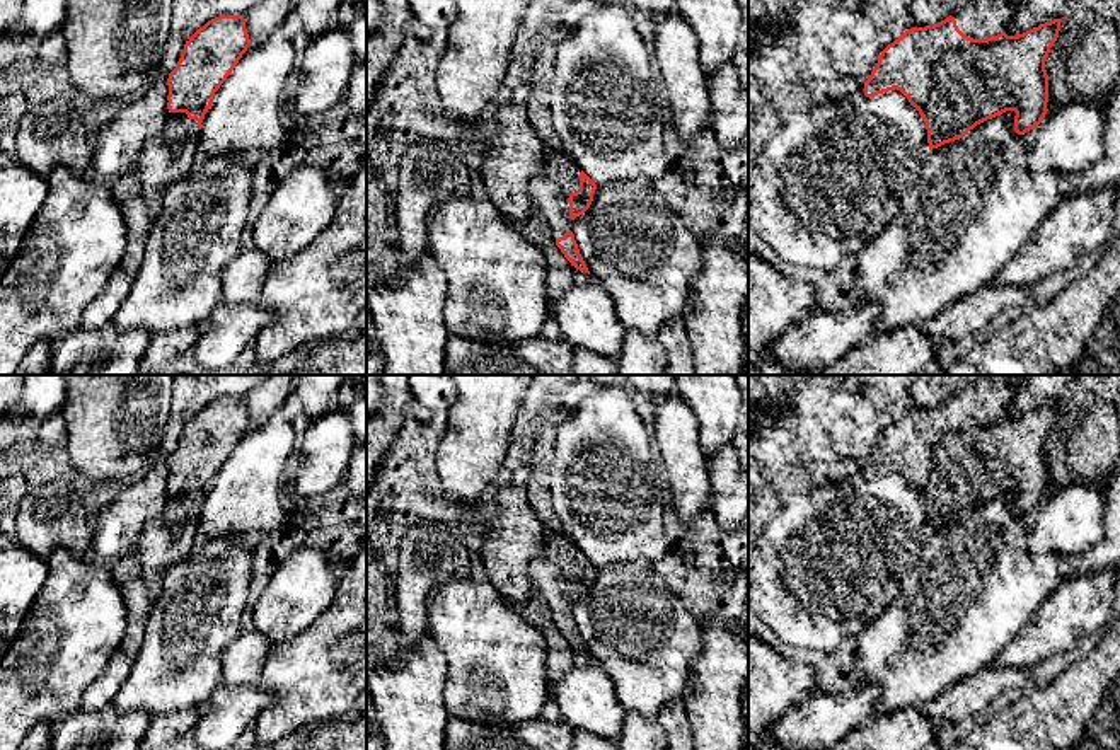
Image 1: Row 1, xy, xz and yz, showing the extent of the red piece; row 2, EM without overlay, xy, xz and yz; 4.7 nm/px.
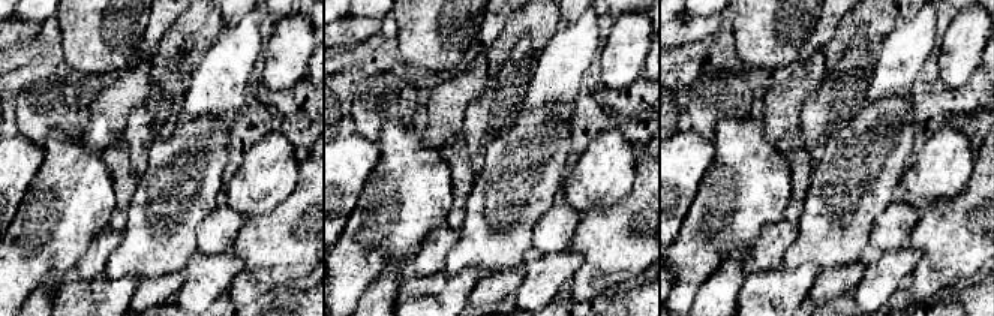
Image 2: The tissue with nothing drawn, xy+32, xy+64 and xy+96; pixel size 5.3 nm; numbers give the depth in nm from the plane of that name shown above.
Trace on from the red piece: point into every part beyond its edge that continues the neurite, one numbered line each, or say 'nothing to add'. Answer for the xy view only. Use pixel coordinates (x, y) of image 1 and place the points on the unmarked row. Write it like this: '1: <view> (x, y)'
1: xy (167, 537)

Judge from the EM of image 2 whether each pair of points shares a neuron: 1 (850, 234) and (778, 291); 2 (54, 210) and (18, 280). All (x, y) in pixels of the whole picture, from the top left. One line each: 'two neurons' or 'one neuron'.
1: two neurons
2: one neuron

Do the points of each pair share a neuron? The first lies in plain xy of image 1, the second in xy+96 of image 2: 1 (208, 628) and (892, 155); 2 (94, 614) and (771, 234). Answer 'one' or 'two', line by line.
1: one
2: two

